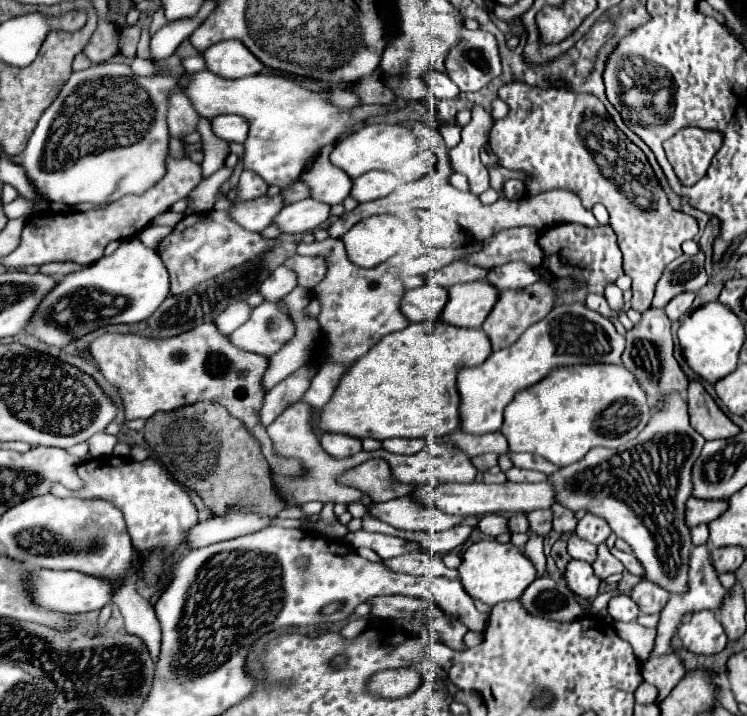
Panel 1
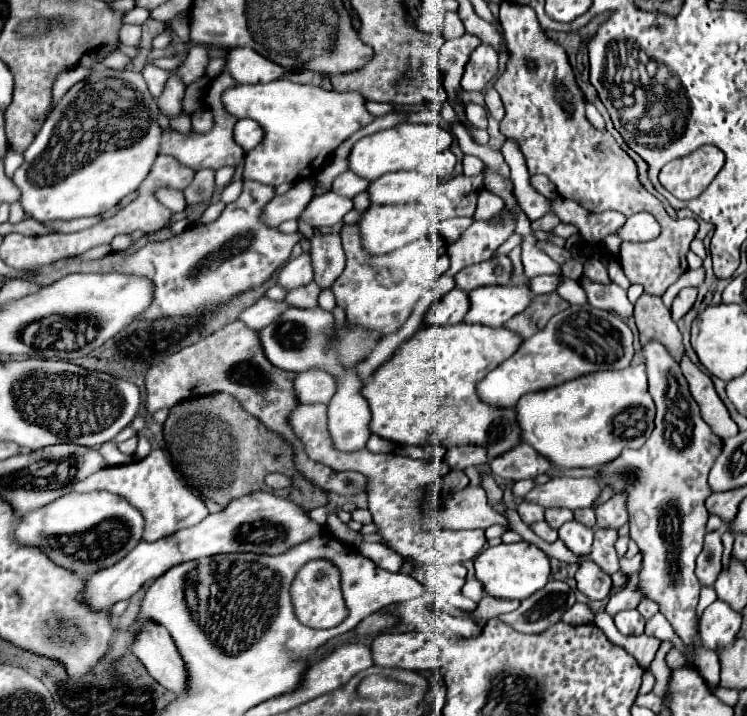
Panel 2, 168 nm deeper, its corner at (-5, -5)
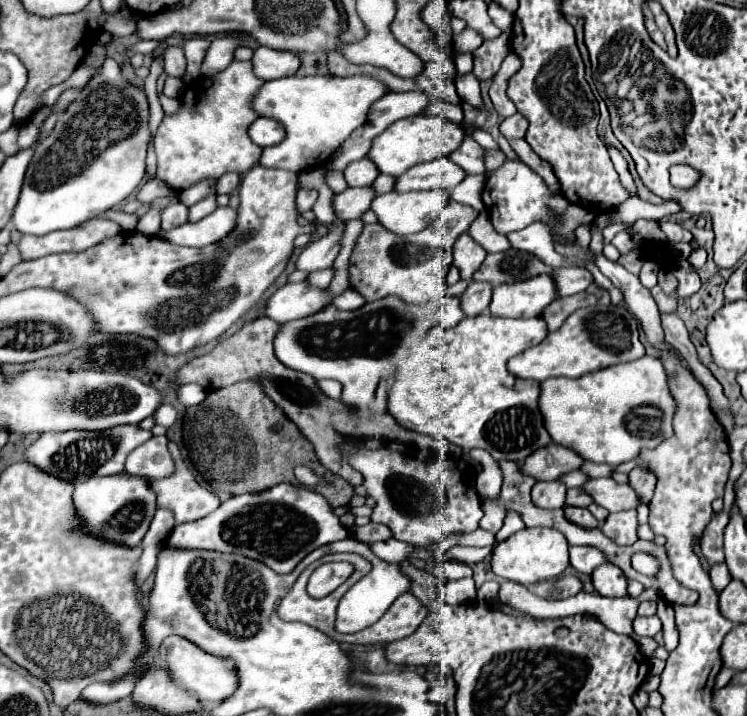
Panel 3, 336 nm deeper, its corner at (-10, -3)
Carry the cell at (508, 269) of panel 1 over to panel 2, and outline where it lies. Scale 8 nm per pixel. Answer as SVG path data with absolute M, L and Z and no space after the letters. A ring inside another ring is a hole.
M548 274L548 276L536 276L530 280L530 288L534 294L550 294L556 292L560 284L560 276L556 274Z

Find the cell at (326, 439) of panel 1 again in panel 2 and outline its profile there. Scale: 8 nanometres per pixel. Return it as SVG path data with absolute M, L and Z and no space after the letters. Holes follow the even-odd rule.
M320 306L290 308L258 334L264 354L274 366L290 372L306 372L310 368L318 368L334 376L338 390L328 404L328 430L334 446L344 452L364 448L370 438L370 408L360 392L364 382L356 374L354 366L370 356L372 348L380 342L382 336L374 336L374 332L362 332L362 328L354 328L350 322L344 322L340 328L336 328L332 312L326 312Z

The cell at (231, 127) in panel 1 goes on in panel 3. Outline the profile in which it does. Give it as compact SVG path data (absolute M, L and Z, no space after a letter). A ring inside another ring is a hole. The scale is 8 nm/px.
M257 118L251 126L249 126L249 138L265 148L265 146L273 146L279 144L285 138L285 130L277 120L271 118Z

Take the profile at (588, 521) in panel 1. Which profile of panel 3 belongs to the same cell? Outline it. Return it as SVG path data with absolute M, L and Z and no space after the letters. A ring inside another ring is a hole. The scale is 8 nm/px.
M639 466L629 472L629 486L637 492L641 504L649 504L653 488L655 488L655 476L651 472L643 472Z

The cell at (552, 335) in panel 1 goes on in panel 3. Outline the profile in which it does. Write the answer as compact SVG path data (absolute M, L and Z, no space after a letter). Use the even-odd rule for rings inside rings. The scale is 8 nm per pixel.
M601 306L579 308L573 312L559 330L549 332L543 342L531 346L523 354L507 362L507 370L523 380L543 382L547 378L581 378L587 372L595 372L613 364L631 362L645 354L643 344L639 342L637 318L623 306Z

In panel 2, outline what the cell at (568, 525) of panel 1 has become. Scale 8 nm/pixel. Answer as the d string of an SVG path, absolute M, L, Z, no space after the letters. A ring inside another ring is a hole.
M586 508L586 510L576 510L576 512L574 512L574 518L576 518L578 522L586 524L588 528L594 528L594 524L596 524L596 514L594 514L594 510L592 510L592 508Z

